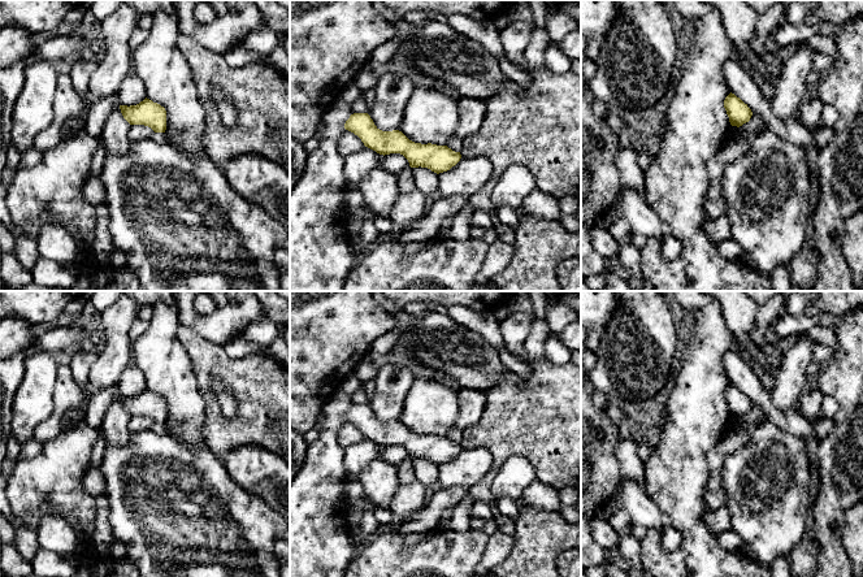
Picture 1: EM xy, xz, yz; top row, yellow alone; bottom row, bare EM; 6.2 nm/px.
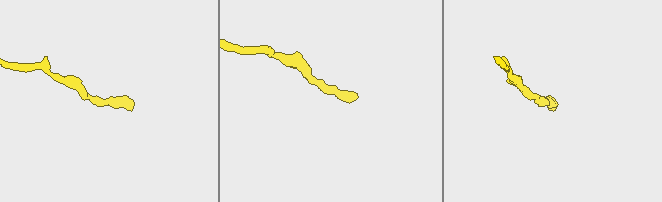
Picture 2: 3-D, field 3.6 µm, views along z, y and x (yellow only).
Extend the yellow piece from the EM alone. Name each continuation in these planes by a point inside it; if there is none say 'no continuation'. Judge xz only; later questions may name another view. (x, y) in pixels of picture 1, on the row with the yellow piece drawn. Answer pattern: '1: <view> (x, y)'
no continuation

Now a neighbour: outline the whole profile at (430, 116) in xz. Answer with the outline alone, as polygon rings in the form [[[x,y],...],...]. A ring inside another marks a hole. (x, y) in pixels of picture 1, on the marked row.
[[[415,88],[399,131],[415,143],[447,146],[457,125],[457,97],[432,88]]]

